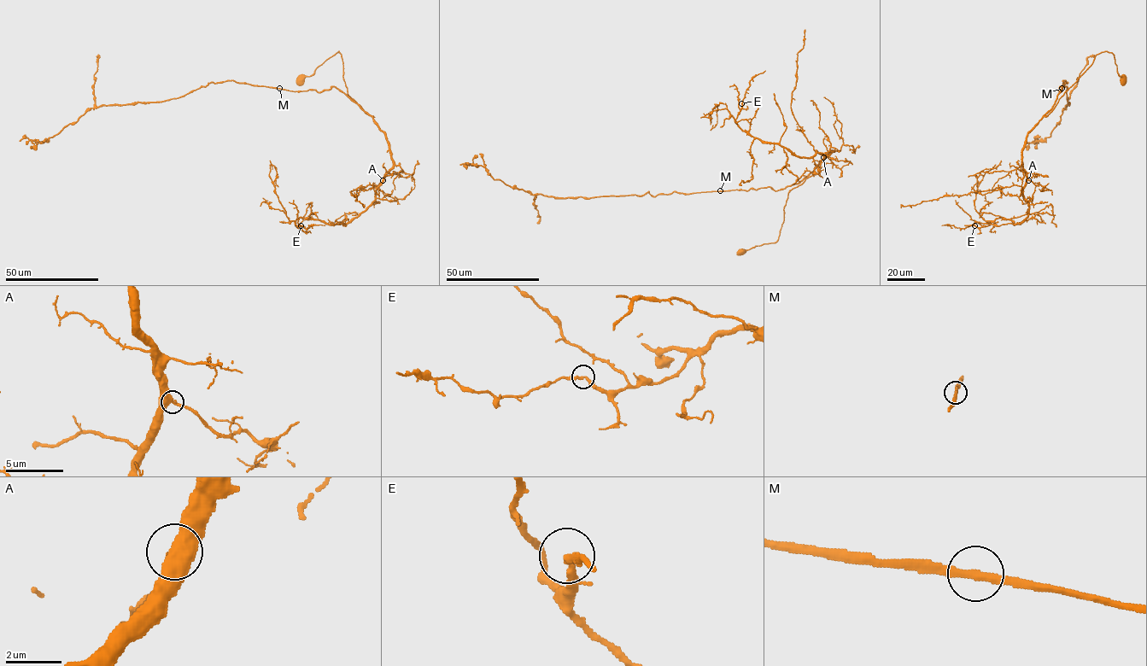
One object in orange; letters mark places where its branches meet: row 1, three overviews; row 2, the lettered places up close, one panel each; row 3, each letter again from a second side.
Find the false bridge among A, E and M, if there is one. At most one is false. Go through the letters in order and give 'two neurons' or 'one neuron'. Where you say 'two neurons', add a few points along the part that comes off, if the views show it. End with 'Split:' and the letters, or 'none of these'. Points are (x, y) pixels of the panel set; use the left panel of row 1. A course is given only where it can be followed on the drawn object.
A: one neuron
E: one neuron
M: one neuron
Split: none of these

